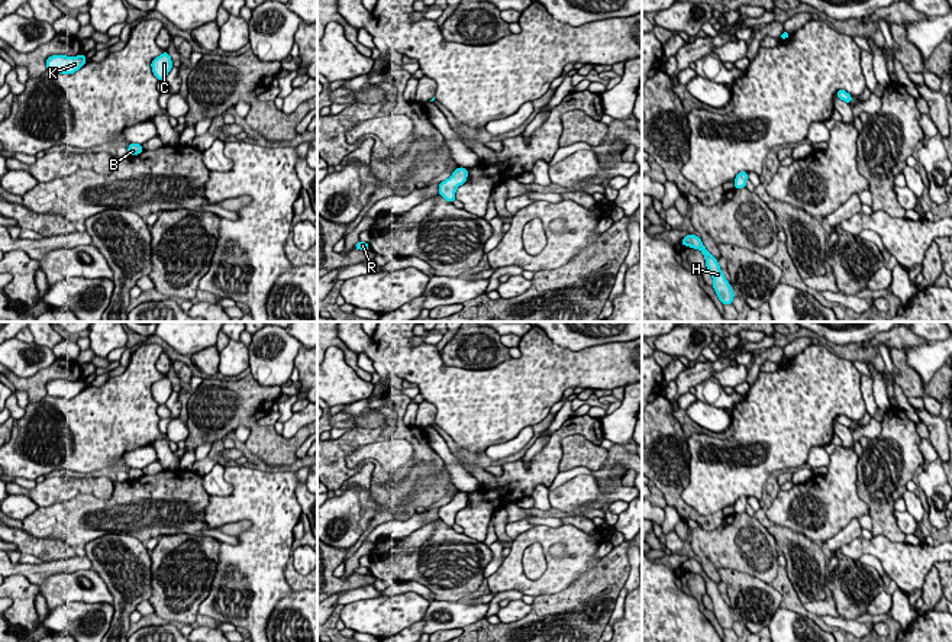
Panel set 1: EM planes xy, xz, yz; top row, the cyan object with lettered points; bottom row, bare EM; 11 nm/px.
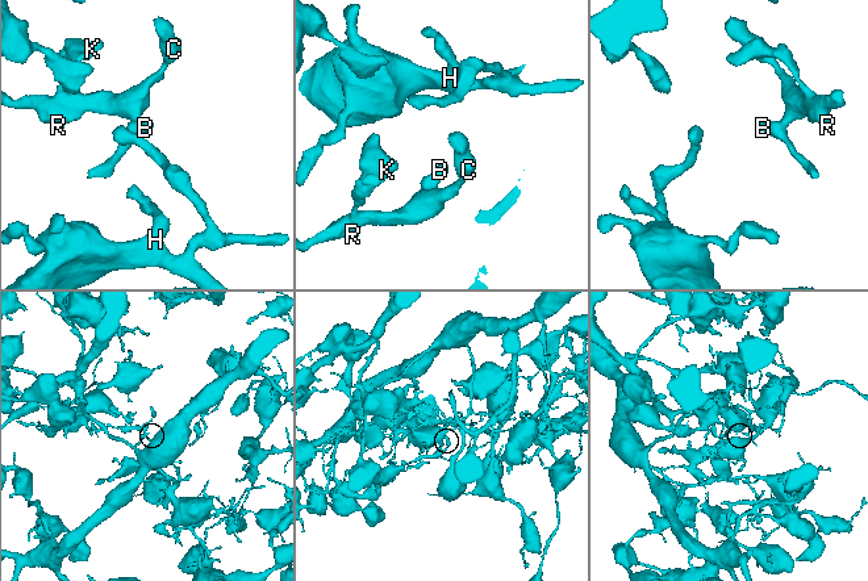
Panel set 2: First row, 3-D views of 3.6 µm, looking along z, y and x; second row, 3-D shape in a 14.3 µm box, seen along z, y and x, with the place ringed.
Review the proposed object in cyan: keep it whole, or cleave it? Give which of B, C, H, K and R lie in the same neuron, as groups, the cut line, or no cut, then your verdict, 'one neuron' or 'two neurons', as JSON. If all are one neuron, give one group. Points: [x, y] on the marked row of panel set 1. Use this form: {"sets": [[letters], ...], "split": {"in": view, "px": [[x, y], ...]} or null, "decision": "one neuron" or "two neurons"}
{"sets": [["B", "C", "H", "K", "R"]], "split": null, "decision": "one neuron"}

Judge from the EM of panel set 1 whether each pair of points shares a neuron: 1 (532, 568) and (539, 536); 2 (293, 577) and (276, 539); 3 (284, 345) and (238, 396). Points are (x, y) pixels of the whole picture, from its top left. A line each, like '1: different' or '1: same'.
1: different
2: different
3: different

